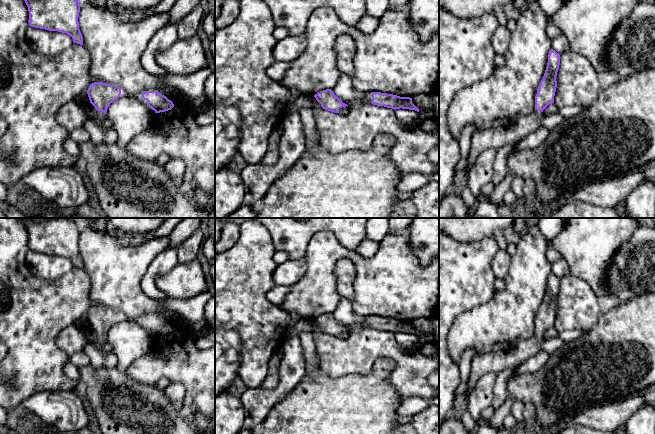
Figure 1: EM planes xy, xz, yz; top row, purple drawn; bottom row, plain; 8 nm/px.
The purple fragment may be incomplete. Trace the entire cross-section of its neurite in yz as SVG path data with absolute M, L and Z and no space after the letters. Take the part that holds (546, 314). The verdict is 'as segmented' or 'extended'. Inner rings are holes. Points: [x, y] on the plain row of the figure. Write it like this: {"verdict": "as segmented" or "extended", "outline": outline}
{"verdict": "extended", "outline": "M551 273L548 278L548 287L544 300L537 313L535 335L532 338L519 342L516 347L508 351L499 351L473 357L466 390L468 396L485 374L498 374L506 368L518 366L535 356L542 349L543 334L549 328L554 327L557 311L556 300L559 289L560 278Z"}

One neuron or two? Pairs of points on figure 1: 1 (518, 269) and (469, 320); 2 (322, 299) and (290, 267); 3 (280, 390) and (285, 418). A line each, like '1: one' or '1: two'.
1: one
2: two
3: two

